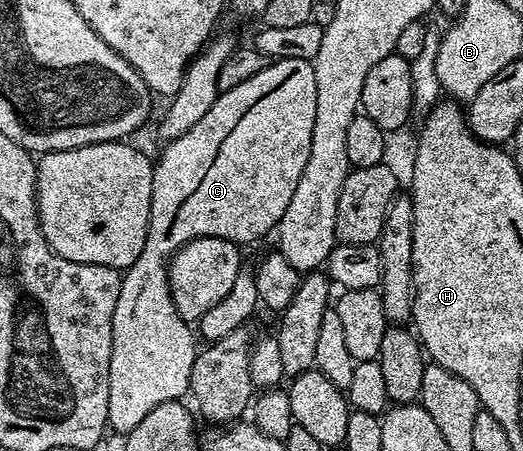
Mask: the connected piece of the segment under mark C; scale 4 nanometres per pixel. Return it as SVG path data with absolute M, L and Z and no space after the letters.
M282 59L272 61L258 75L253 75L251 79L246 79L246 83L238 83L230 91L221 93L216 98L214 107L190 127L184 135L178 139L167 142L163 146L164 150L154 161L152 170L152 198L150 199L150 219L148 220L148 234L146 243L142 247L142 255L134 259L134 263L129 269L123 270L120 278L120 290L118 291L118 304L114 307L114 327L112 328L112 350L110 351L110 395L108 396L108 429L111 432L127 435L154 411L154 407L162 407L162 403L181 400L189 392L190 371L194 367L194 359L198 352L197 334L189 322L184 321L178 315L174 307L174 299L170 295L168 286L168 263L173 255L179 251L186 243L190 243L199 237L217 237L233 241L236 245L247 247L251 241L260 241L268 232L275 230L279 226L282 215L286 215L286 207L290 199L294 196L294 190L298 188L298 179L302 179L302 170L306 168L306 159L310 159L310 139L314 135L314 111L316 110L316 88L314 87L314 67L311 61L302 59Z

